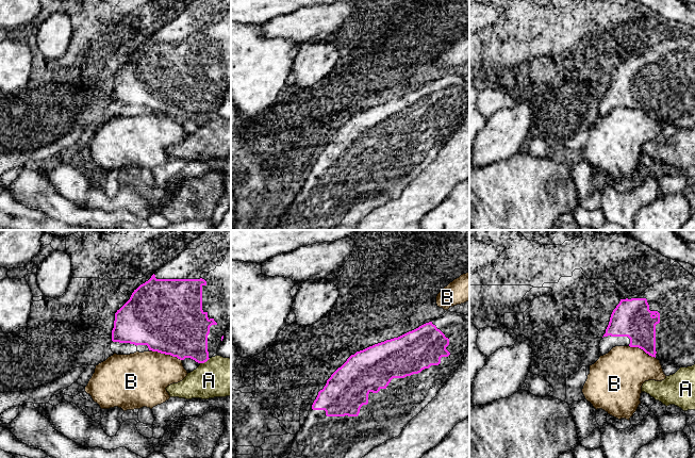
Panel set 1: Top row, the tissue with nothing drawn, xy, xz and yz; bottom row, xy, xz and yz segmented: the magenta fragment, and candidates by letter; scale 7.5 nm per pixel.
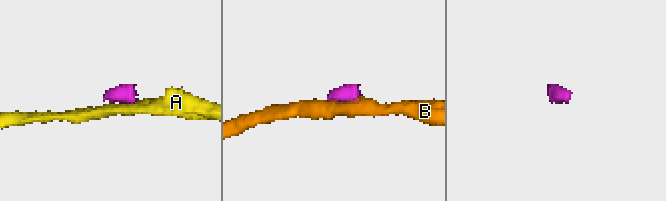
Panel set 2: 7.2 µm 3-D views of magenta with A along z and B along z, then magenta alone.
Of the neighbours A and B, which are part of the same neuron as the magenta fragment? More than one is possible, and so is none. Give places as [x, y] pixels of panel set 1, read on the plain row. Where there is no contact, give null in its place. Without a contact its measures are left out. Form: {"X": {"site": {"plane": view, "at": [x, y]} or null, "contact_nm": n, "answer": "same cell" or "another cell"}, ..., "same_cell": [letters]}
{"A": {"site": {"plane": "xy", "at": [204, 123]}, "contact_nm": 90, "answer": "another cell"}, "B": {"site": {"plane": "xy", "at": [166, 115]}, "contact_nm": 240, "answer": "another cell"}, "same_cell": []}

